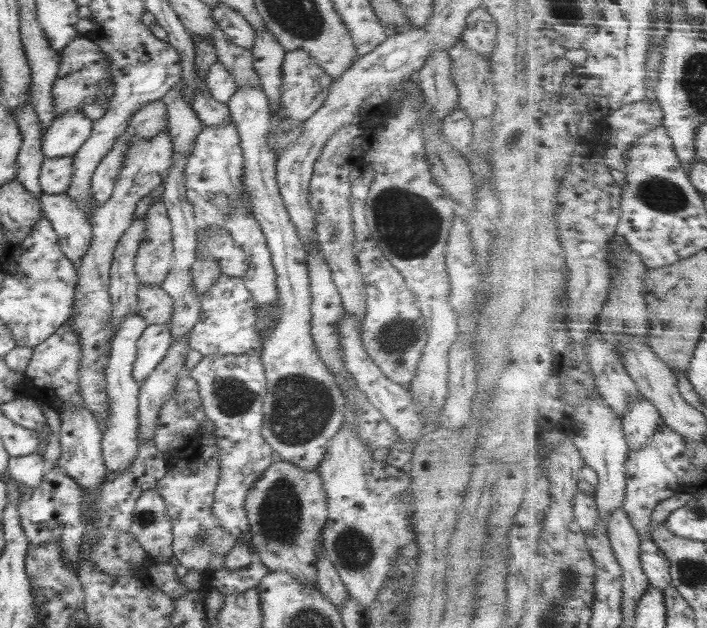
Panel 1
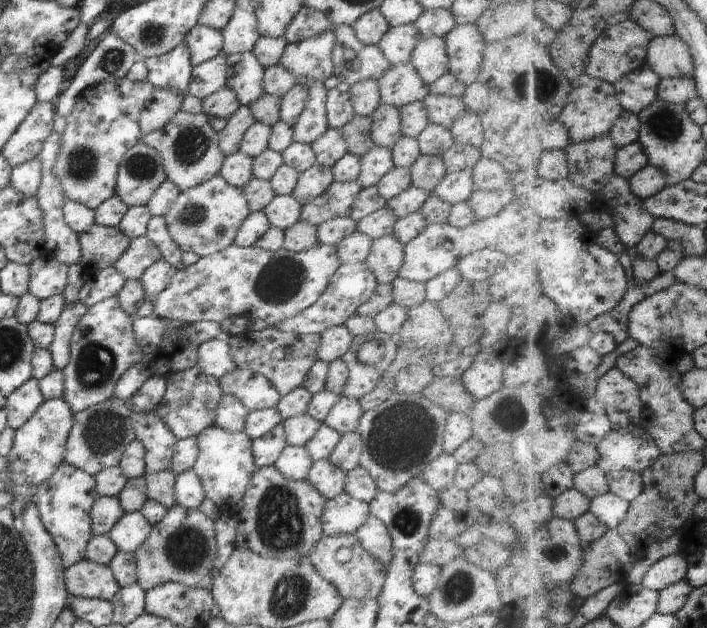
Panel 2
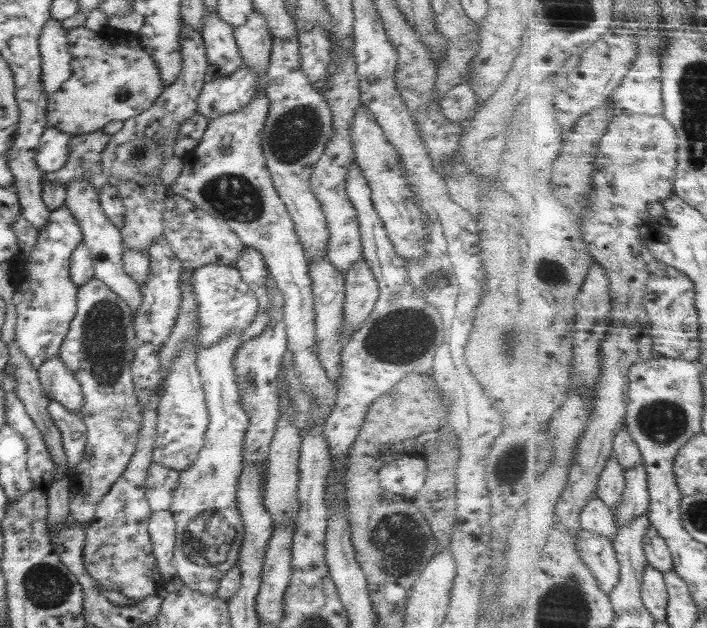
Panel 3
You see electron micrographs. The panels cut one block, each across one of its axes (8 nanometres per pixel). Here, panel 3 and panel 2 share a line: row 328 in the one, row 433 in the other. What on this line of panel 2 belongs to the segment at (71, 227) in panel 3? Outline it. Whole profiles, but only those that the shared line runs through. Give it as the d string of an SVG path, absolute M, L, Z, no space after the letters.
M62 398L45 400L37 411L15 430L9 462L9 491L13 494L11 511L19 522L20 514L30 499L34 499L38 485L43 483L63 461L66 441L74 424L74 414Z

